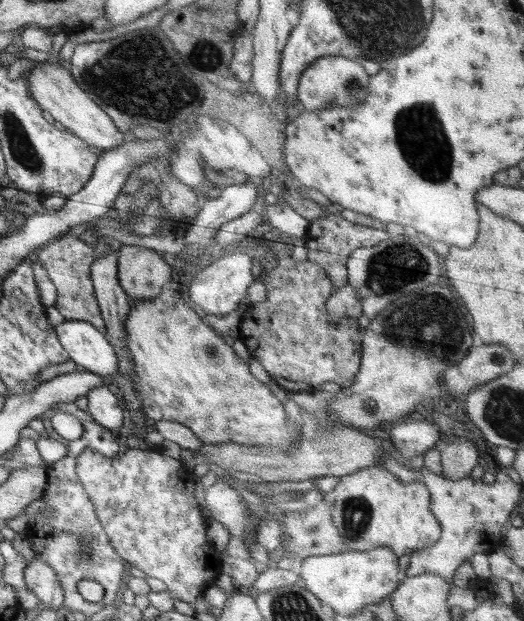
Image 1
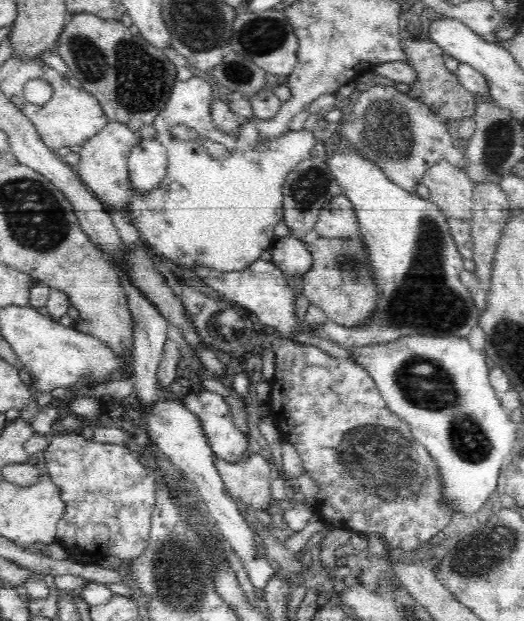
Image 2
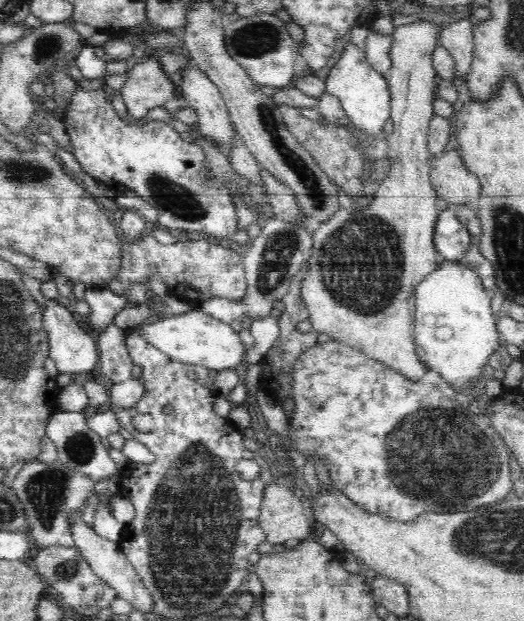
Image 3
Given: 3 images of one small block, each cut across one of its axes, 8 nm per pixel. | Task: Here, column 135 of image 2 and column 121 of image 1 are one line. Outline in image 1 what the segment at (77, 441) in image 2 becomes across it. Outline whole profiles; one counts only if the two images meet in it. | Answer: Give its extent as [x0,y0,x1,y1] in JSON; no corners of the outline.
[75,447,222,602]

